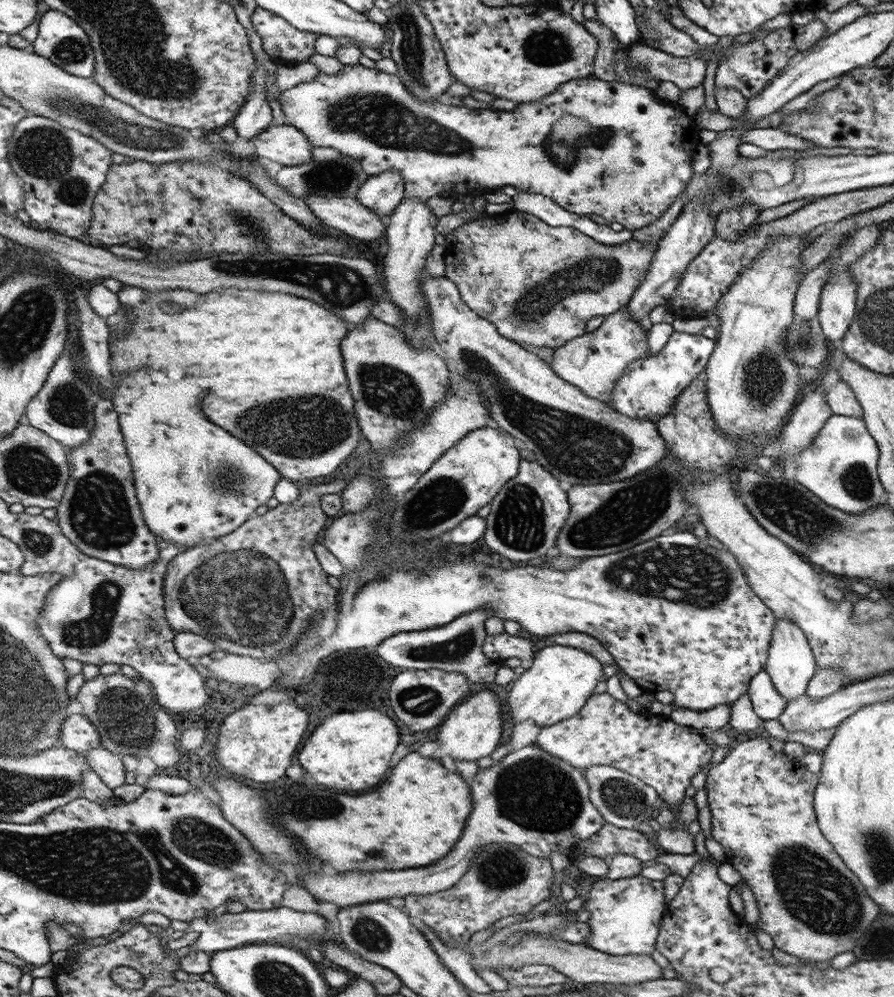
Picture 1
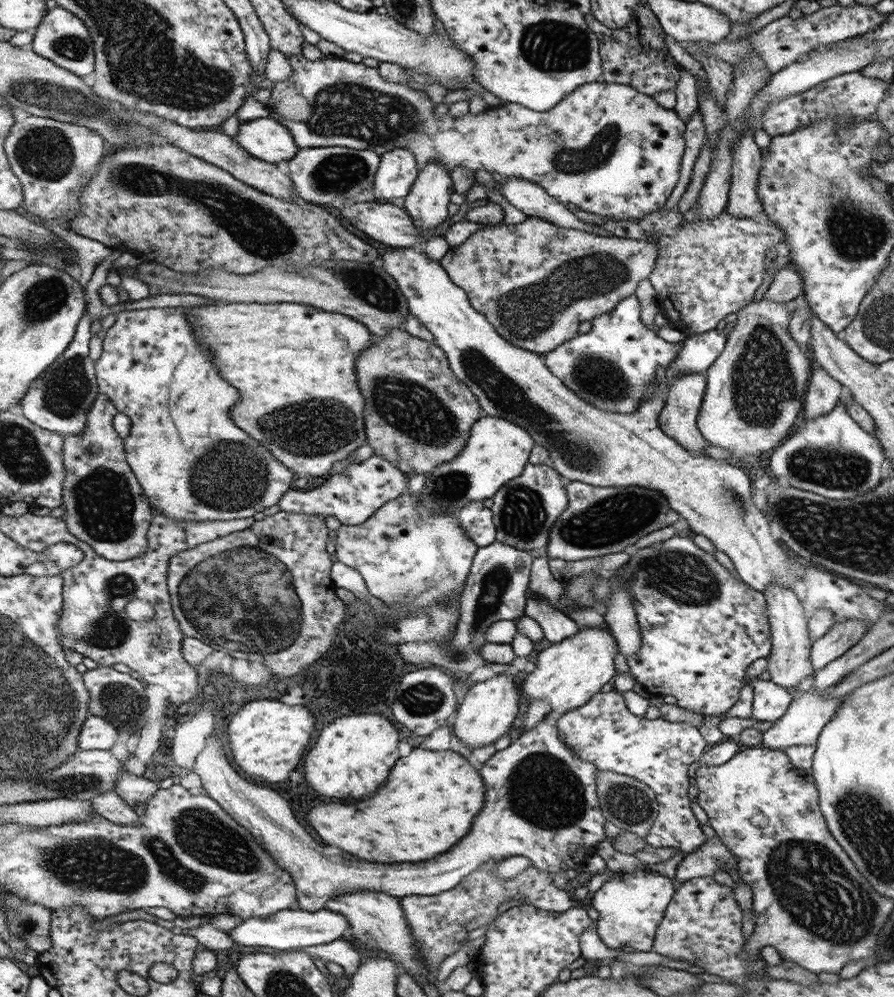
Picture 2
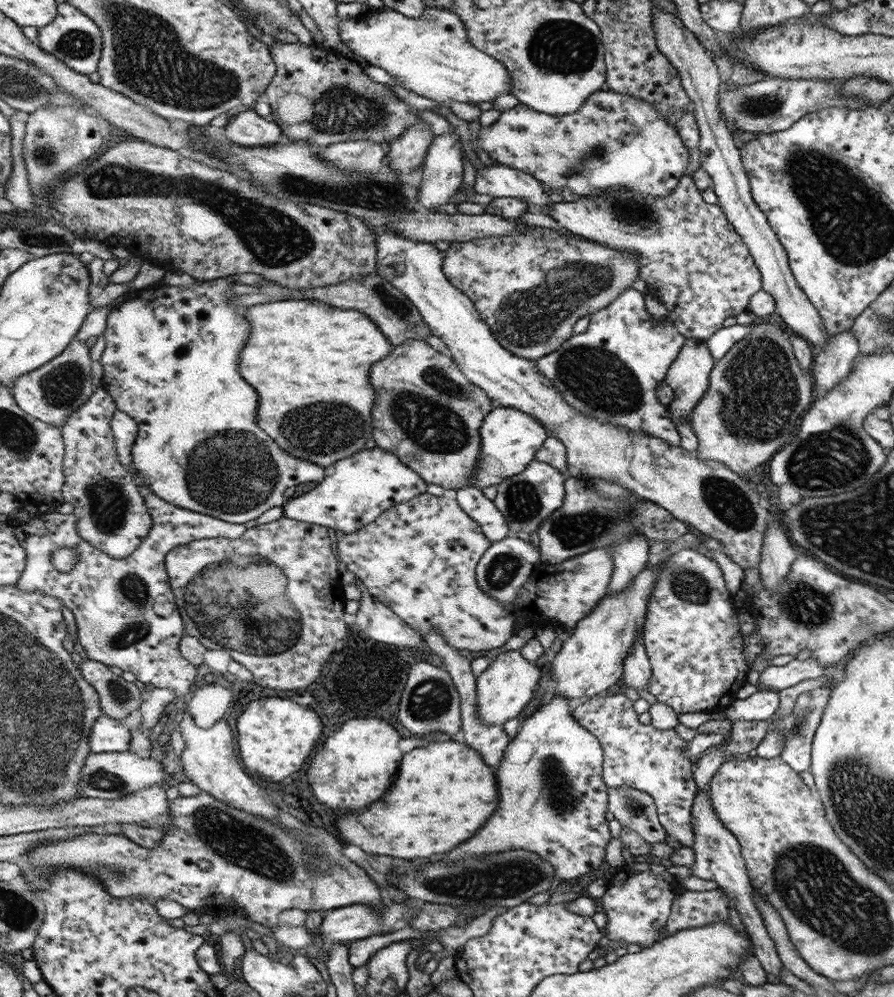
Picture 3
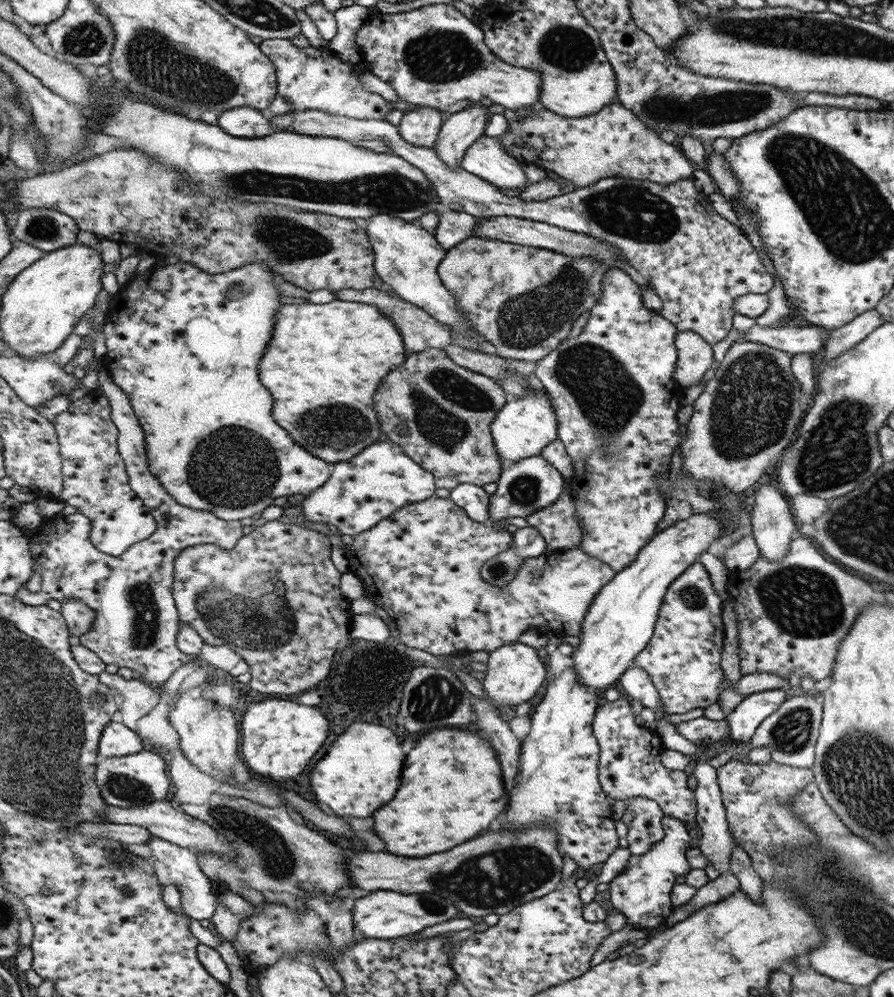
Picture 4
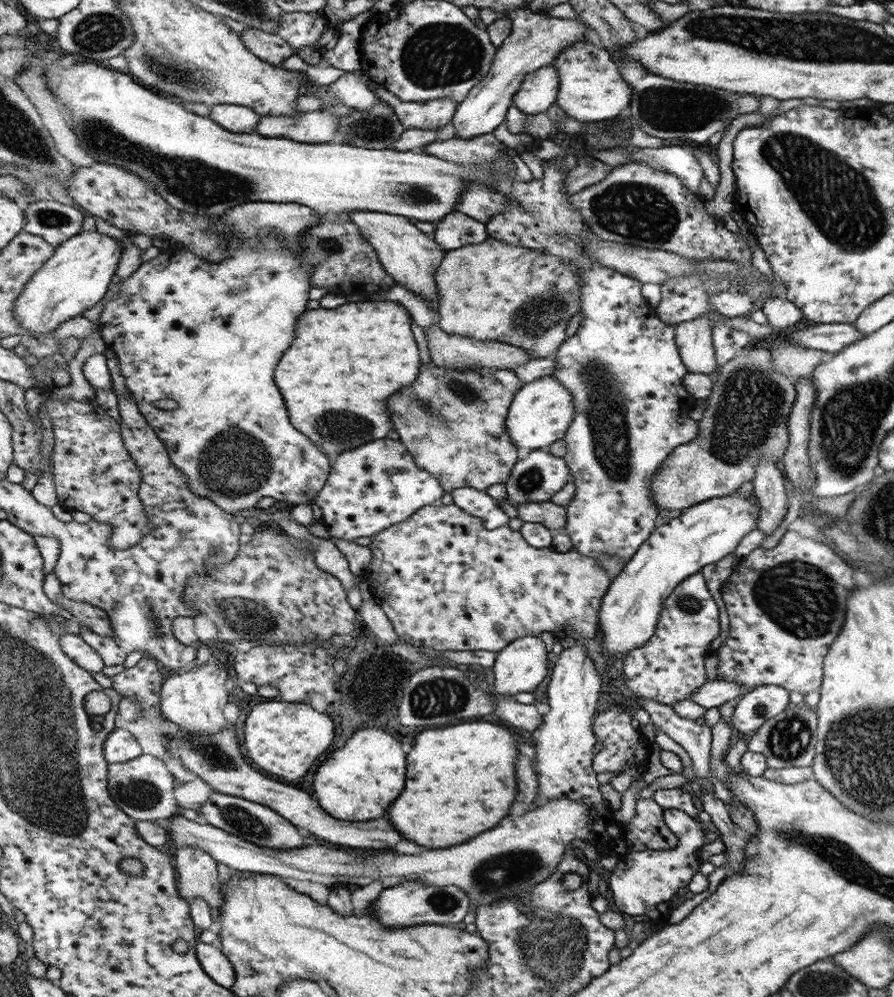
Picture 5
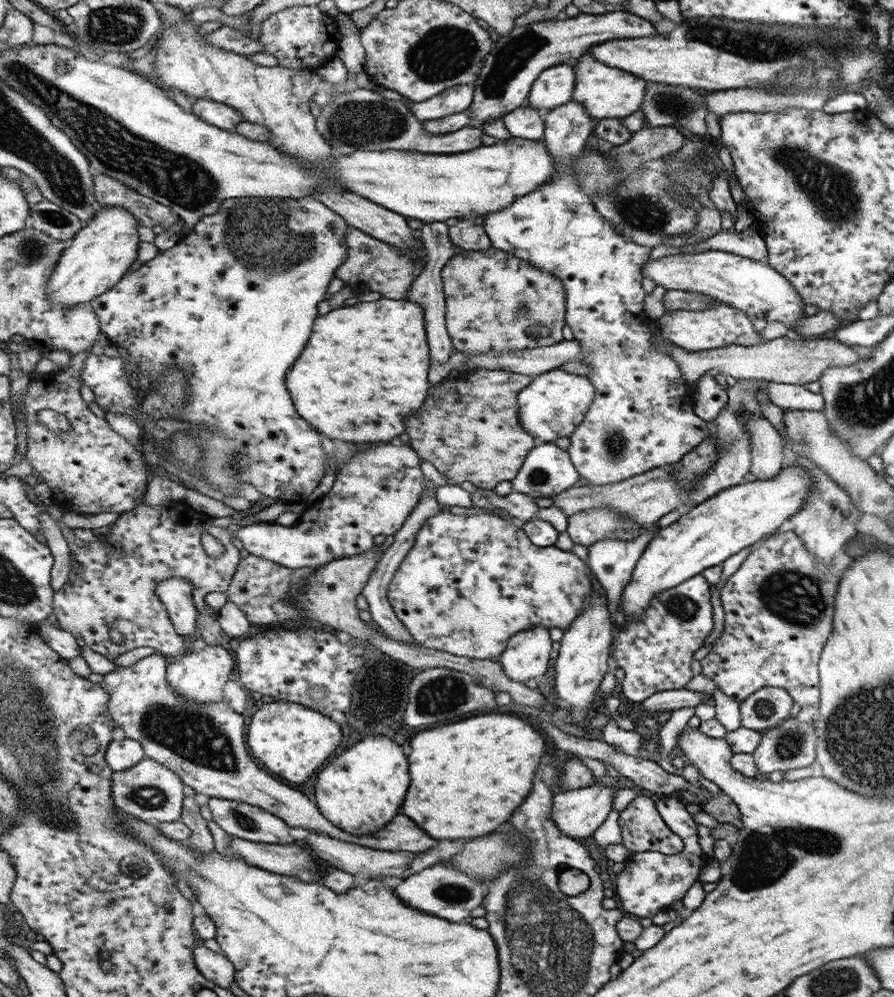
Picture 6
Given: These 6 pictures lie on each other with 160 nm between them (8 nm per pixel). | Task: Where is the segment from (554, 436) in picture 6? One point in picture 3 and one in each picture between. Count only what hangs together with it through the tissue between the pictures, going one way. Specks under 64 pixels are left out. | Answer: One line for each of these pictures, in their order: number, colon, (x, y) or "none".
3: (510, 439)
4: (524, 427)
5: (542, 411)

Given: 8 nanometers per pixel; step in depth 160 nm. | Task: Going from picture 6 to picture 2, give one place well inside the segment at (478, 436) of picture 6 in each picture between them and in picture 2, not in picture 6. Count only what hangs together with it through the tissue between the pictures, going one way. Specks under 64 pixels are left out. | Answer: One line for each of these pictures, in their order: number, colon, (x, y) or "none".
2: (419, 415)
3: (429, 413)
4: (440, 414)
5: (453, 421)

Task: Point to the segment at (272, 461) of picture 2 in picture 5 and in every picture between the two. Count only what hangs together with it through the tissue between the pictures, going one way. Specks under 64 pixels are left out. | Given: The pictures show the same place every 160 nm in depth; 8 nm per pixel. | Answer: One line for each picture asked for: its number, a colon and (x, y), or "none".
3: (171, 355)
4: (184, 344)
5: (207, 335)

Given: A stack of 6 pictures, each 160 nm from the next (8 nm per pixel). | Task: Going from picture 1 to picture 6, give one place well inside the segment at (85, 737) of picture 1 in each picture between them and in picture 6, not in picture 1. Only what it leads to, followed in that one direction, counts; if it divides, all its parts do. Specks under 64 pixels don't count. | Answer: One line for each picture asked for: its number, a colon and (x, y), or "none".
2: (97, 735)
3: (108, 735)
4: (117, 739)
5: (121, 746)
6: (121, 755)

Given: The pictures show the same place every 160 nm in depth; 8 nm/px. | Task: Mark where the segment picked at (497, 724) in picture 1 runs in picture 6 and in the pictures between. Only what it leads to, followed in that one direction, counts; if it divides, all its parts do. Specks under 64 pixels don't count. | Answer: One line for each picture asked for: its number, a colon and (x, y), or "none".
2: (487, 710)
3: (503, 690)
4: (514, 673)
5: (520, 667)
6: (527, 656)

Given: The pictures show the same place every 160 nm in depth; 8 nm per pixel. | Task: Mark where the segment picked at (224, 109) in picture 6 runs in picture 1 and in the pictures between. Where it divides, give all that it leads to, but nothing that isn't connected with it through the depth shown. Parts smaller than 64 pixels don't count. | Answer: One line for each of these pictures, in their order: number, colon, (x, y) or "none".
1: (286, 145)
2: (266, 138)
3: (247, 128)
4: (244, 122)
5: (238, 119)

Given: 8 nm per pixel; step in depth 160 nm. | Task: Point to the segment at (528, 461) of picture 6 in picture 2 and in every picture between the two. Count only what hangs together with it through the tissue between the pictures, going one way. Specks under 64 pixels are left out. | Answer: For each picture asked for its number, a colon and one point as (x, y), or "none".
2: (524, 510)
3: (525, 500)
4: (533, 483)
5: (535, 478)

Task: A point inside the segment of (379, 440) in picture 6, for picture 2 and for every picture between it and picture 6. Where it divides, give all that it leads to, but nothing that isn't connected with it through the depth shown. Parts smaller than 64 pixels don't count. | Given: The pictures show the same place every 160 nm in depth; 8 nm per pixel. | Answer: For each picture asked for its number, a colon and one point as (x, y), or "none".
2: (293, 364)
3: (306, 358)
4: (339, 352)
5: (347, 361)

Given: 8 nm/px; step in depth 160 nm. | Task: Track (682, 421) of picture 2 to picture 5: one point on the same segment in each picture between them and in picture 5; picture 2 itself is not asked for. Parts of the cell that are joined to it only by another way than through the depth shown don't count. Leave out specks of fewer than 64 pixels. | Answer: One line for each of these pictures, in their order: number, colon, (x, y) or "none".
3: (688, 377)
4: (696, 360)
5: (695, 338)

